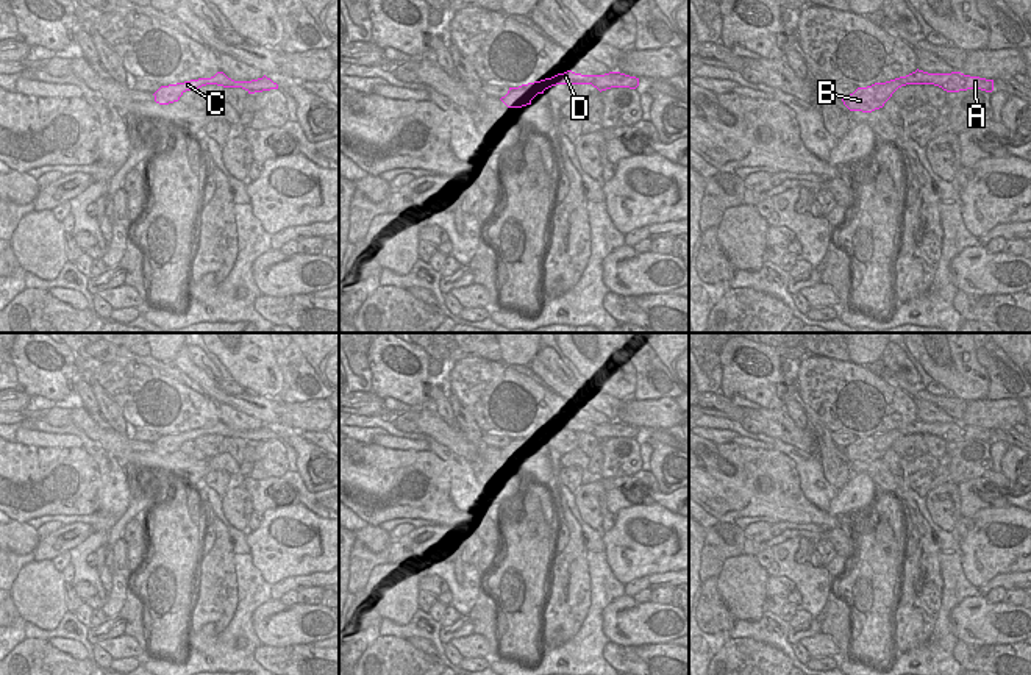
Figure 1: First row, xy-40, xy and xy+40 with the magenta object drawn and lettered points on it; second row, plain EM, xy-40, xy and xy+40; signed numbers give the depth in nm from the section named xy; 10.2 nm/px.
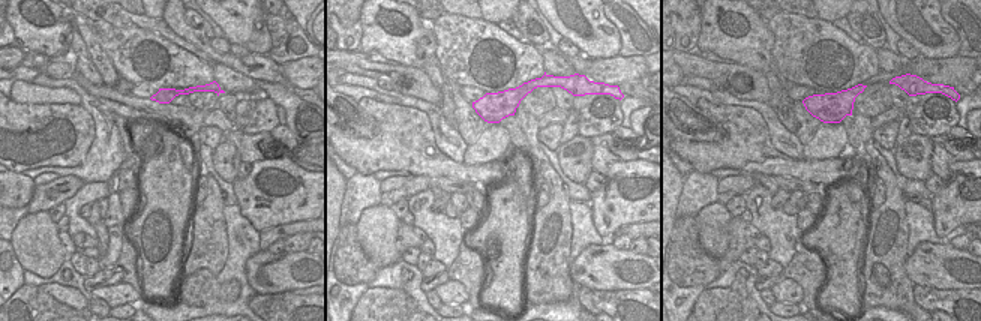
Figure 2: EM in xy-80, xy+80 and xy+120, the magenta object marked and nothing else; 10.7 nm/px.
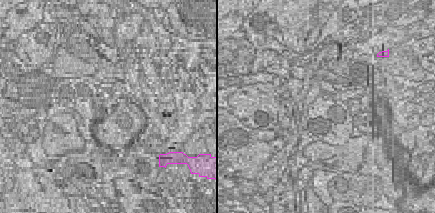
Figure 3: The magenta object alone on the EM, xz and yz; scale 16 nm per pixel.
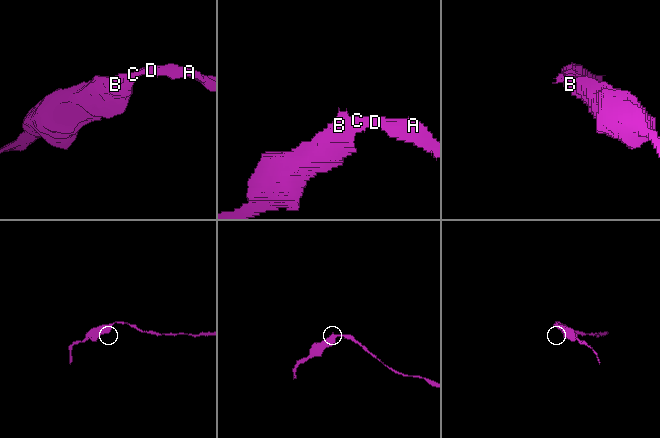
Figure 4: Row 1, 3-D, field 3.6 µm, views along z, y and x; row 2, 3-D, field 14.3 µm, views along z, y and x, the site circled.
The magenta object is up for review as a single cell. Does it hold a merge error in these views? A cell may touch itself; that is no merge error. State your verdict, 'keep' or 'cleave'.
keep

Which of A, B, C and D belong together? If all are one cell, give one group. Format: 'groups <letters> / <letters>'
groups A B C D

